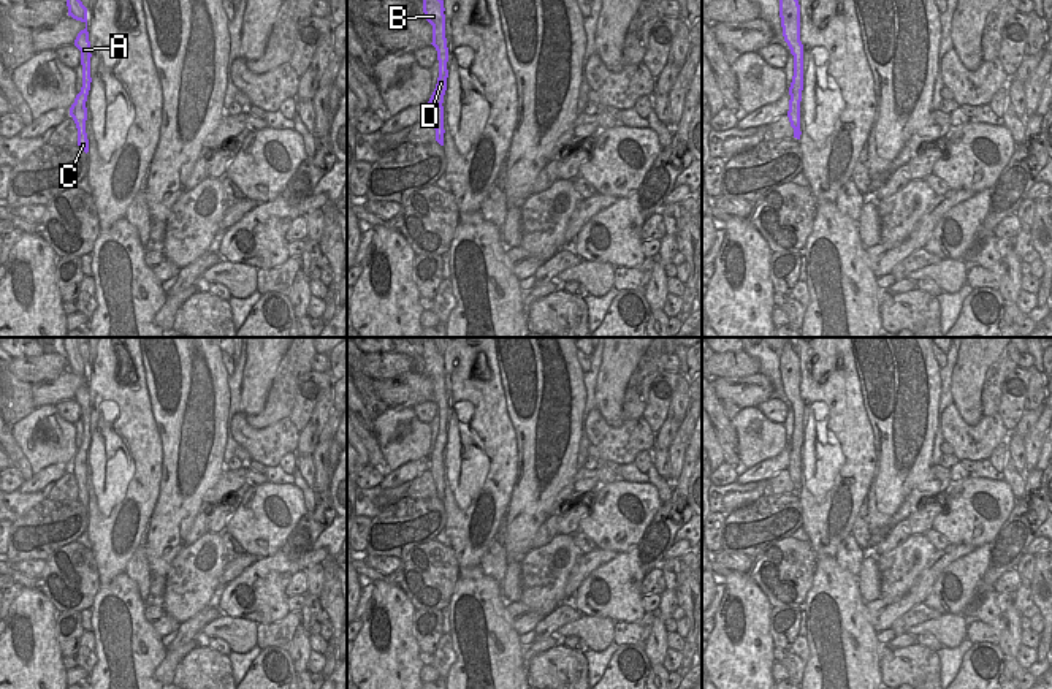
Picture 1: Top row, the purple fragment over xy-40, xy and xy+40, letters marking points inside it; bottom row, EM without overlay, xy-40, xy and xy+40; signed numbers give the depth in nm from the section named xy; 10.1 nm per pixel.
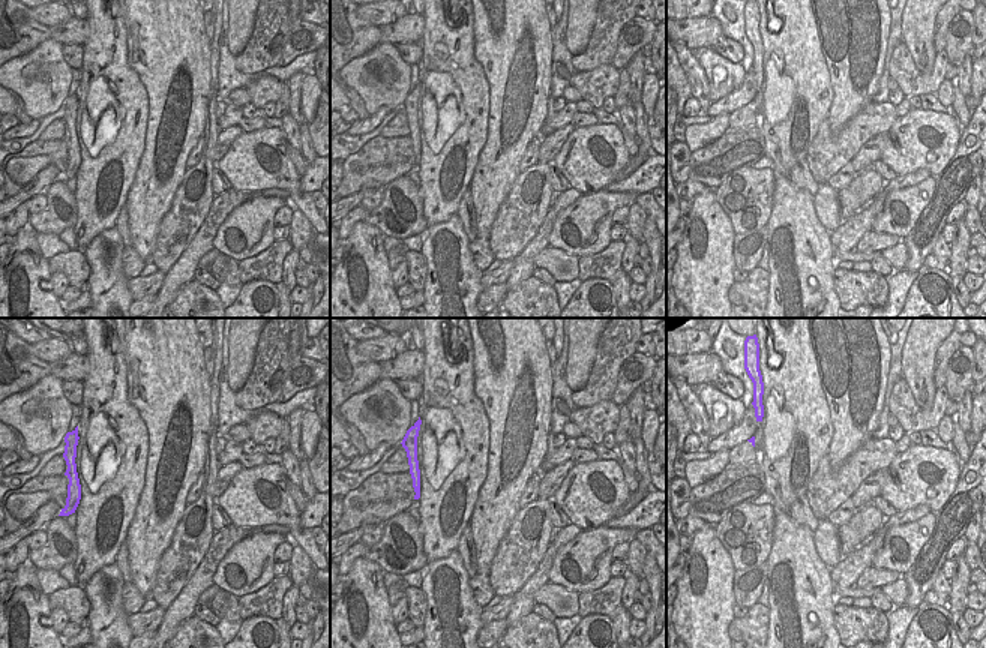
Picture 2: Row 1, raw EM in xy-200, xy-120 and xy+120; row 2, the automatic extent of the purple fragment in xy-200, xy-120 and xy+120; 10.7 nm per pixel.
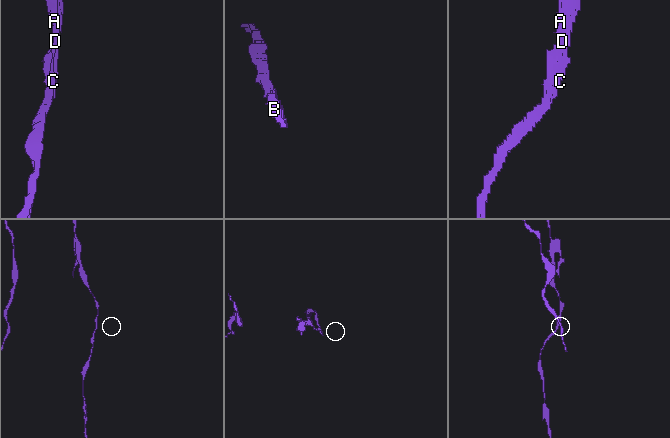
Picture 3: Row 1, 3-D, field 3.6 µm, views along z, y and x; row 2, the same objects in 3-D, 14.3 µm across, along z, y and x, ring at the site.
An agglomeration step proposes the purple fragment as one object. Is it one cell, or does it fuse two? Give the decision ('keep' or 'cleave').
keep

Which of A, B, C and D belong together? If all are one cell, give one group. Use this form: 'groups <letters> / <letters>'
groups A B C D

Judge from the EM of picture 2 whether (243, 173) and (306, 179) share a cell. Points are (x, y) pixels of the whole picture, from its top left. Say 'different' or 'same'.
different

